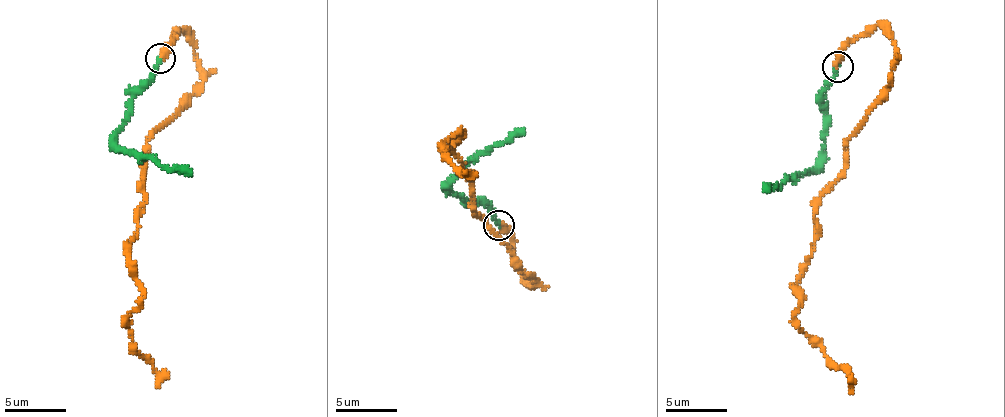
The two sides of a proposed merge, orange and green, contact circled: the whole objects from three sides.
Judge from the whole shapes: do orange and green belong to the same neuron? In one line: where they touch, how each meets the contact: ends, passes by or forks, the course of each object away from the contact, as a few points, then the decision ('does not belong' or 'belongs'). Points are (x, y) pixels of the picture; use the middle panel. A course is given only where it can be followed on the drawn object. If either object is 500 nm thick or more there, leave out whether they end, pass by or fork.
(499, 225) | orange ends | green ends | orange via (499, 224), (531, 286), (534, 277), (475, 209), (451, 137), (461, 129), (443, 153), (463, 170) | green via (499, 224), (481, 203), (468, 201), (448, 186), (494, 143), (509, 142), (524, 128) | does not belong

